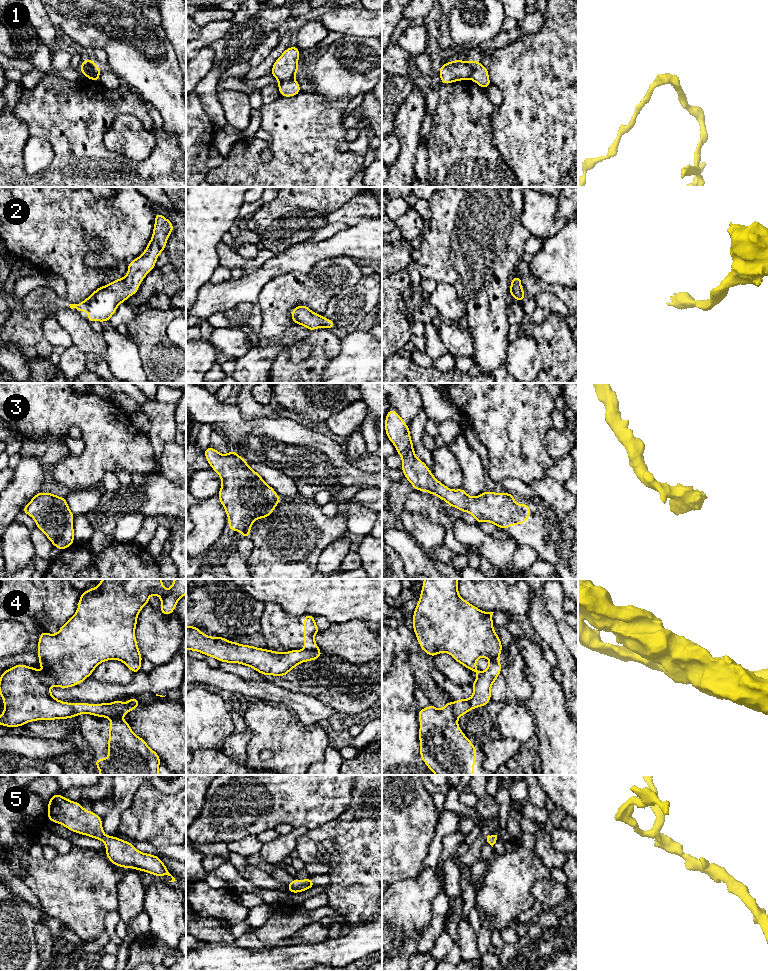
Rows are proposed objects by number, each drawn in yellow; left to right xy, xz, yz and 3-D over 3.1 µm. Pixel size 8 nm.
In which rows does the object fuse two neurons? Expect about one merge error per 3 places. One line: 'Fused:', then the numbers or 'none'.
Fused: 1, 4

